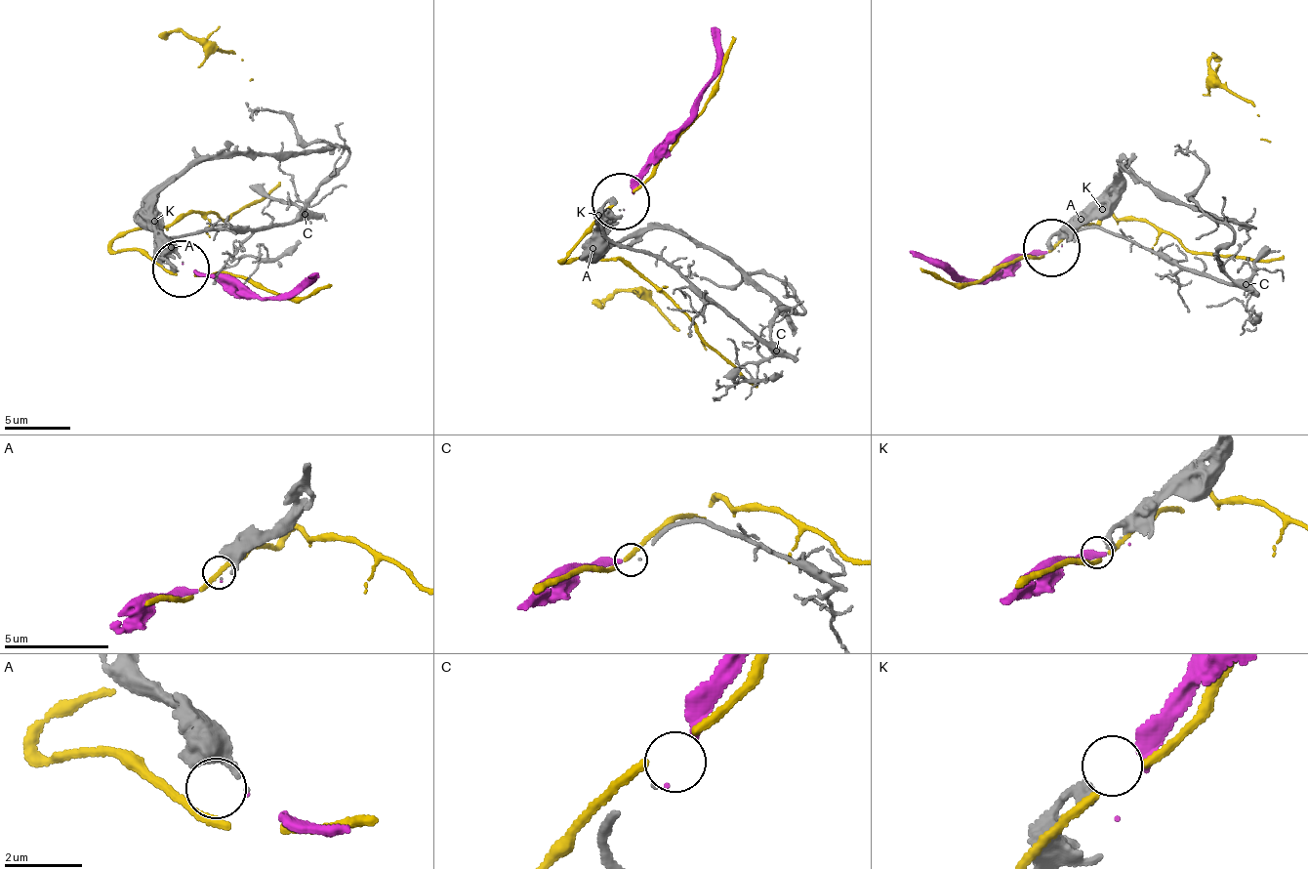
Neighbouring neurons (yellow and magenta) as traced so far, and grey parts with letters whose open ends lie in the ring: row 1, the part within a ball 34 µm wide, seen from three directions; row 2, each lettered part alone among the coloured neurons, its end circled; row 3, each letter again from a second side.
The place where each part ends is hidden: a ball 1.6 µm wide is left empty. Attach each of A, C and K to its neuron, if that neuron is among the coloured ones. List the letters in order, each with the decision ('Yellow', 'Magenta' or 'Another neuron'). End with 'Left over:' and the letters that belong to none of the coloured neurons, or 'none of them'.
A: Magenta
C: Another neuron
K: Another neuron
Left over: C, K

